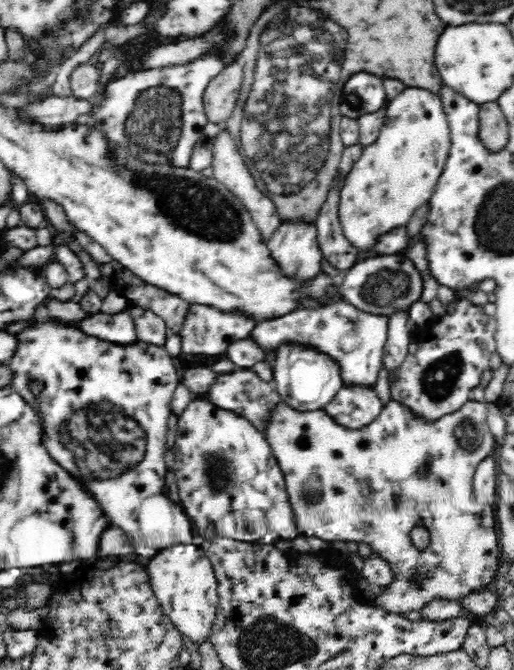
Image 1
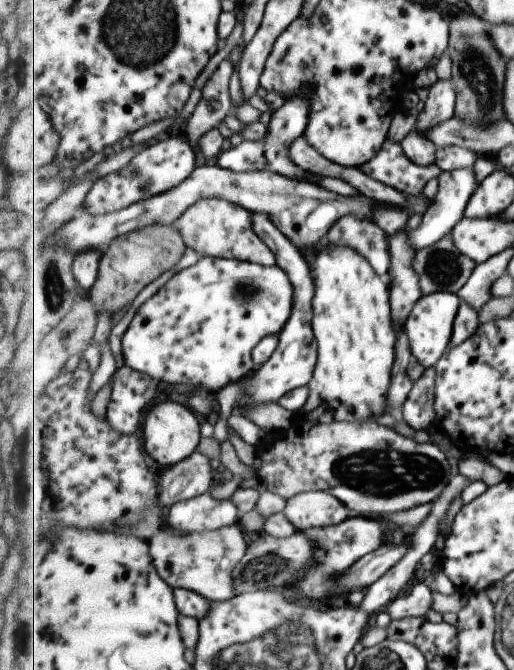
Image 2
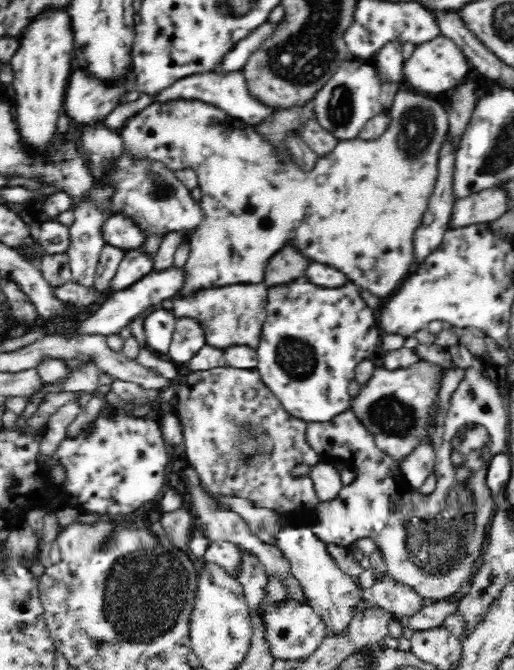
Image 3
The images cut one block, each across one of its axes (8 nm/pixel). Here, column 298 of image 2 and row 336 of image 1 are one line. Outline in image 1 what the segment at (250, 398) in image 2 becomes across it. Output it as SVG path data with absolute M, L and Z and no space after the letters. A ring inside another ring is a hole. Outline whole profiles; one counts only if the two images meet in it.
M340 300L330 306L322 306L318 310L303 306L281 314L278 318L262 320L250 332L250 340L254 340L254 344L264 350L275 350L280 343L286 341L314 345L318 351L334 357L340 365L344 384L362 383L375 386L379 370L383 367L388 324L388 315L366 312L348 301Z

